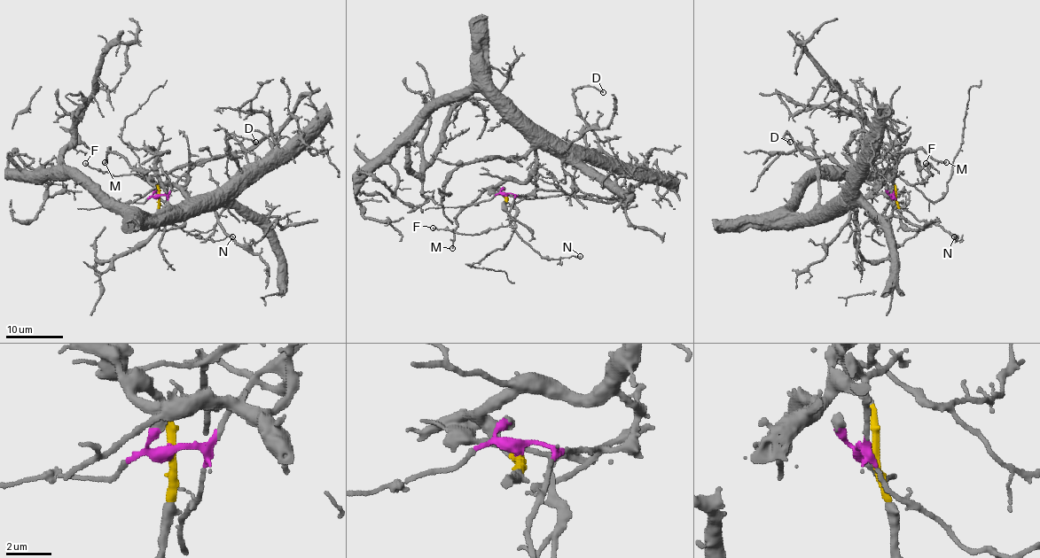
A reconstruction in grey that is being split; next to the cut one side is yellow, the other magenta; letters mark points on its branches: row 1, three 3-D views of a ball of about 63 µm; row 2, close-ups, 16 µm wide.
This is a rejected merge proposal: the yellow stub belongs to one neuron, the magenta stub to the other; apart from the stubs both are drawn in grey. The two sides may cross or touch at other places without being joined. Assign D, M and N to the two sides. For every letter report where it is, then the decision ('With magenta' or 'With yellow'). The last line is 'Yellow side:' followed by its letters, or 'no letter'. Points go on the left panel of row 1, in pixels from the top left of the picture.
D: Place: (255, 142). With yellow
M: Place: (105, 162). With yellow
N: Place: (232, 236). With magenta
Yellow side: D, M

